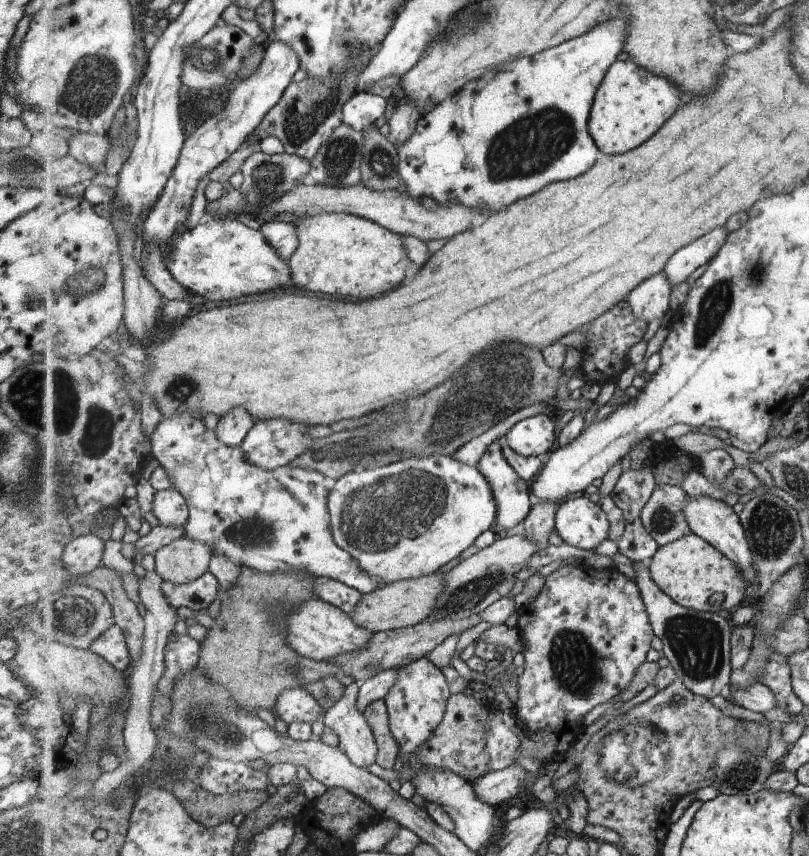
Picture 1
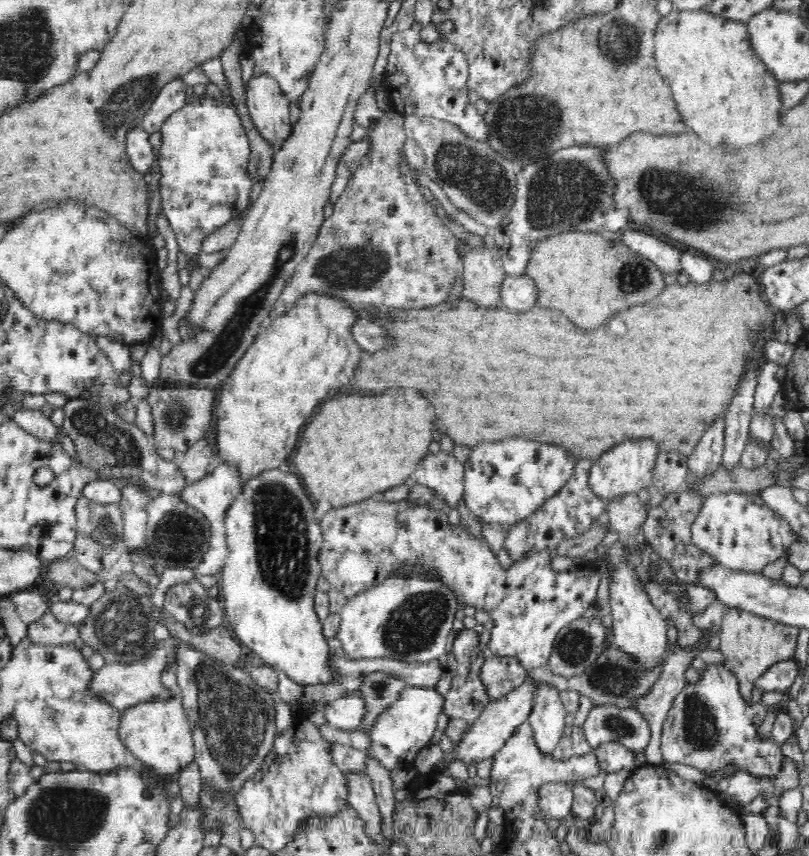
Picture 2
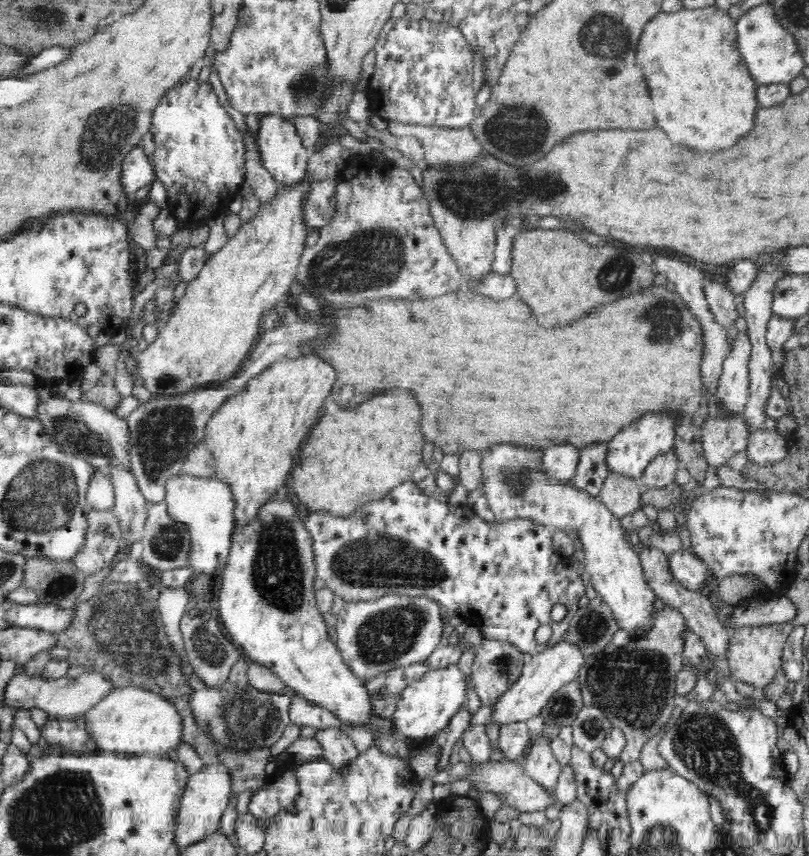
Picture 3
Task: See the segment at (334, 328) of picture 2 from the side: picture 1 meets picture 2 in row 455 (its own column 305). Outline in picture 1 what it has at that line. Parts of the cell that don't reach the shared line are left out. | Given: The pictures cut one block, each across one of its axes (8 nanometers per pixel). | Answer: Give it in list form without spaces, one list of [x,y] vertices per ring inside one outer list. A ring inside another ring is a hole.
[[[319,213],[299,222],[299,248],[289,260],[293,284],[303,290],[319,292],[327,296],[343,296],[343,298],[375,298],[381,292],[391,292],[403,284],[407,276],[407,266],[413,263],[407,254],[406,241],[403,235],[391,232],[390,229],[362,216],[347,213]]]

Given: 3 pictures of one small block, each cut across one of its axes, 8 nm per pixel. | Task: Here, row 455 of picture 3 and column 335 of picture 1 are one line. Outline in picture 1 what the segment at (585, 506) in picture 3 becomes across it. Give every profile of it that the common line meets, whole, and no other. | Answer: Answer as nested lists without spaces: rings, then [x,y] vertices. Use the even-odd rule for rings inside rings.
[[[433,455],[433,456],[417,456],[397,463],[391,463],[389,466],[376,469],[364,469],[352,471],[335,481],[333,488],[329,490],[327,496],[327,509],[329,510],[329,525],[333,534],[335,544],[339,544],[341,548],[350,552],[357,560],[359,566],[367,574],[371,574],[379,580],[381,586],[395,581],[410,578],[421,578],[433,574],[443,568],[445,564],[449,564],[451,560],[457,560],[469,546],[475,545],[475,542],[483,532],[494,529],[494,525],[498,520],[498,501],[495,500],[494,488],[486,476],[483,476],[481,470],[477,467],[461,464],[453,457]]]

